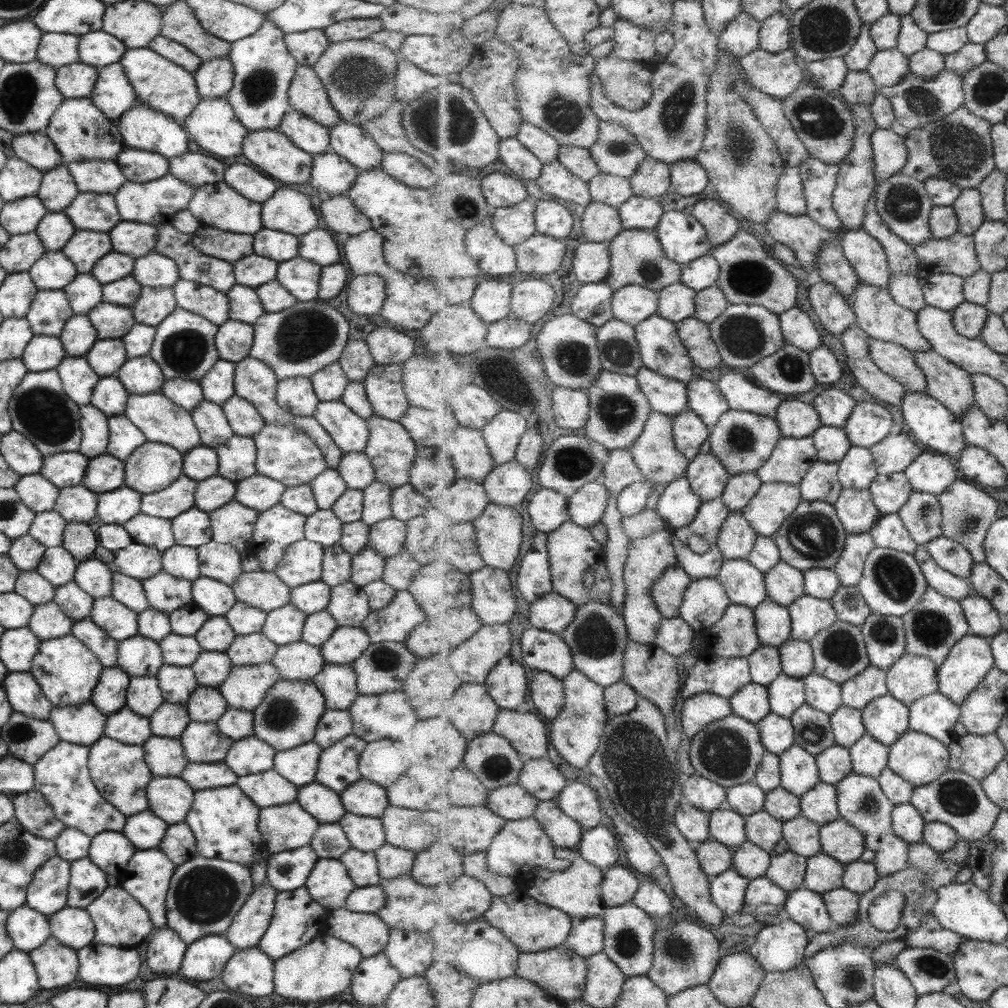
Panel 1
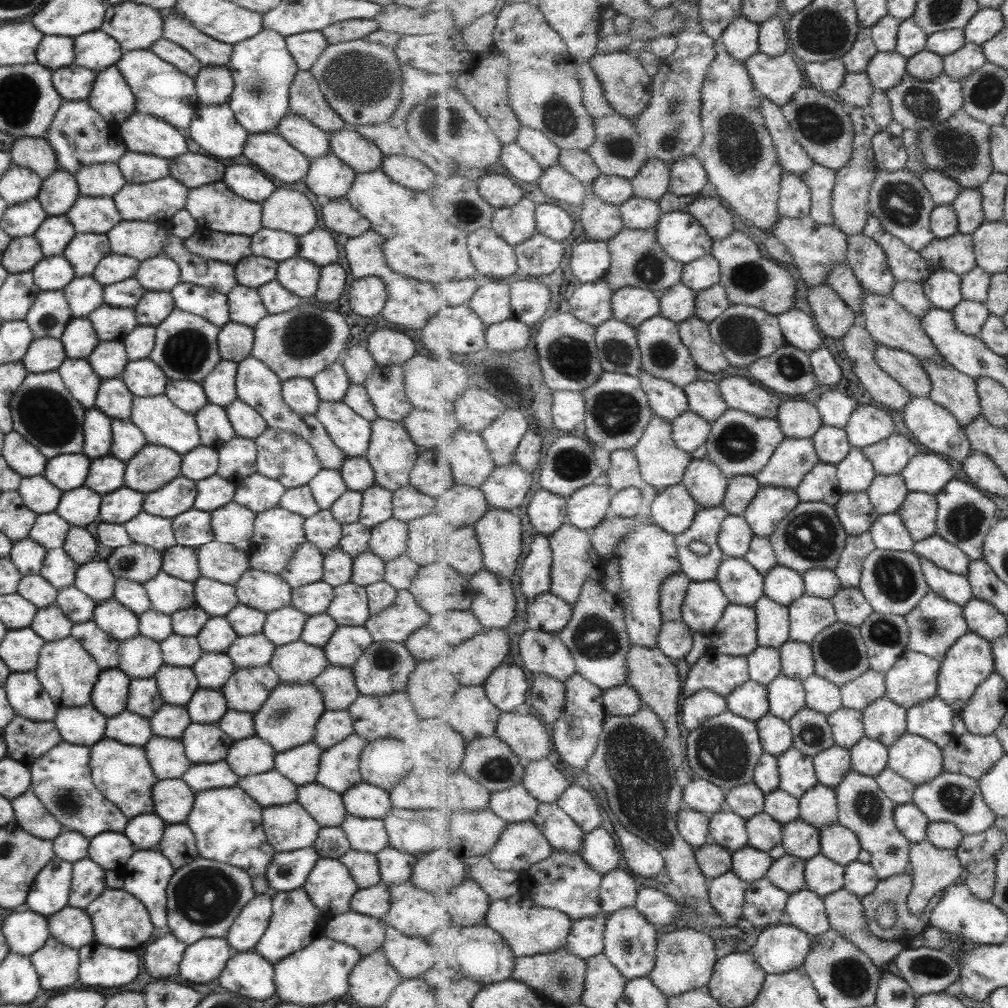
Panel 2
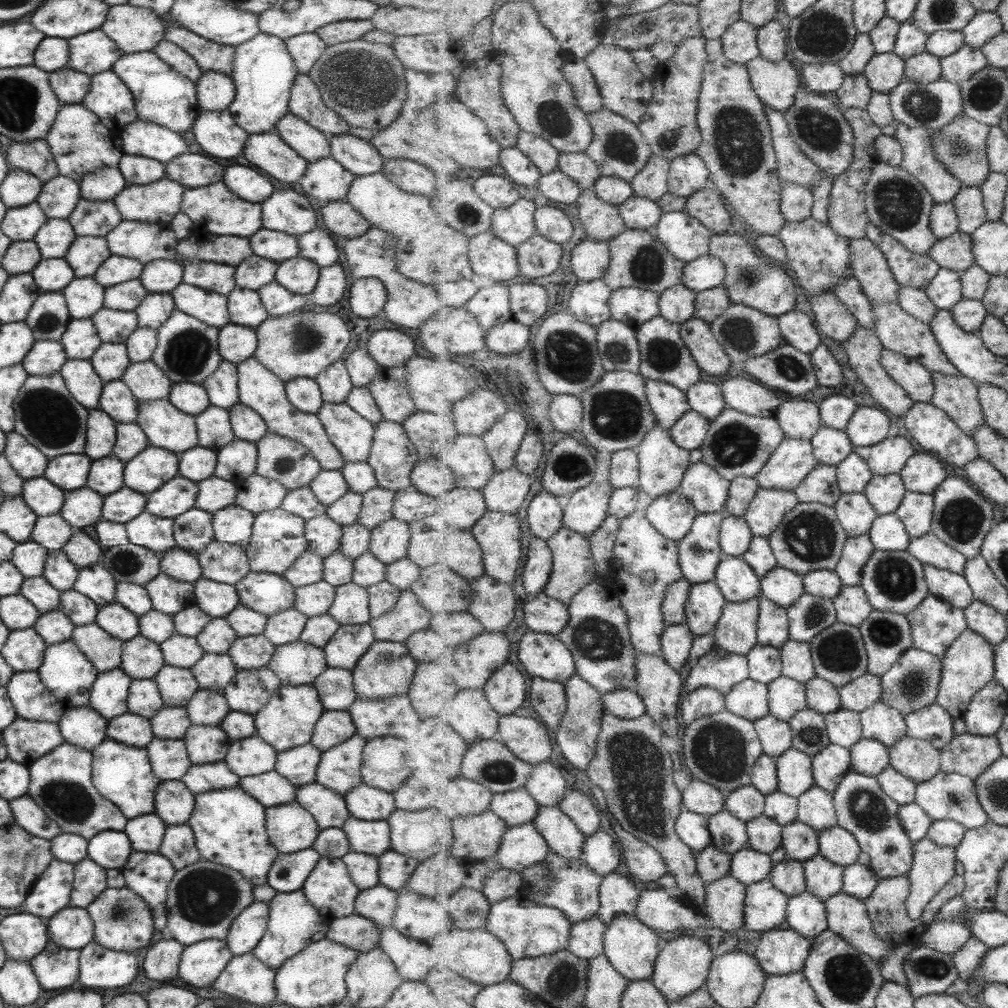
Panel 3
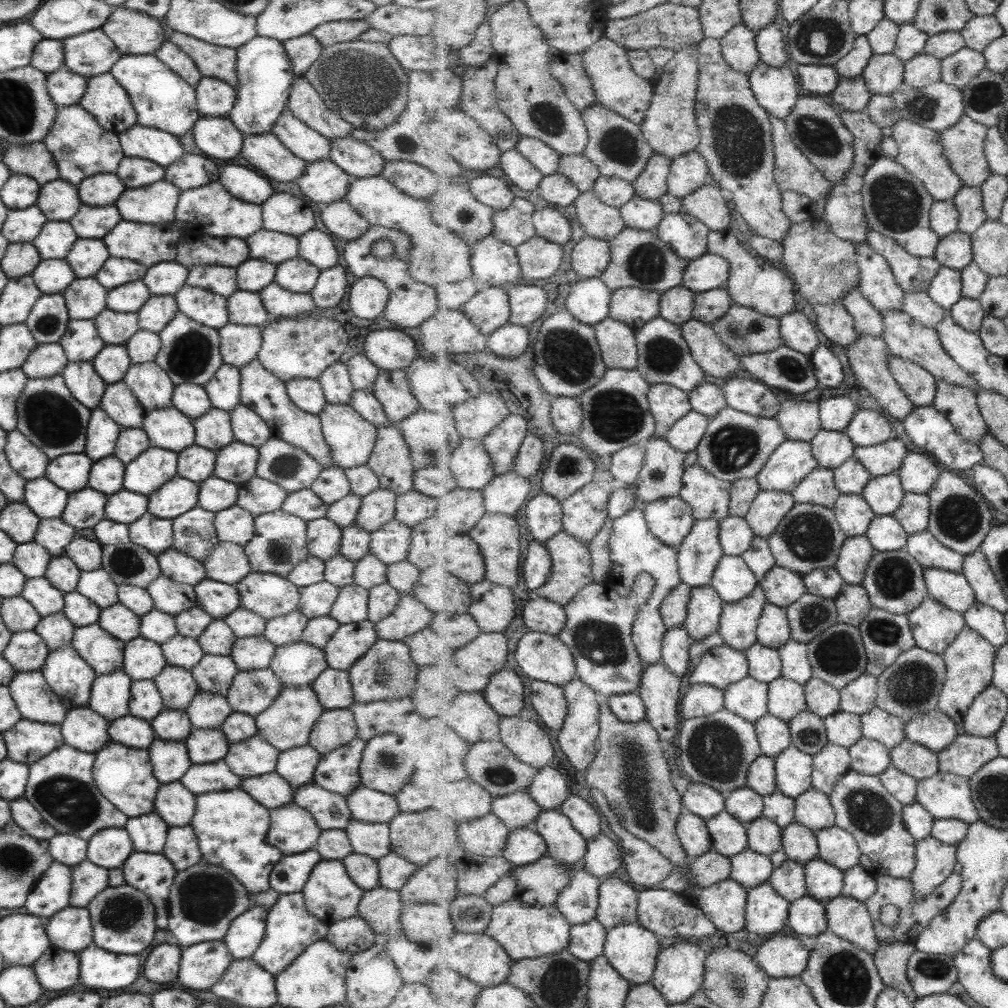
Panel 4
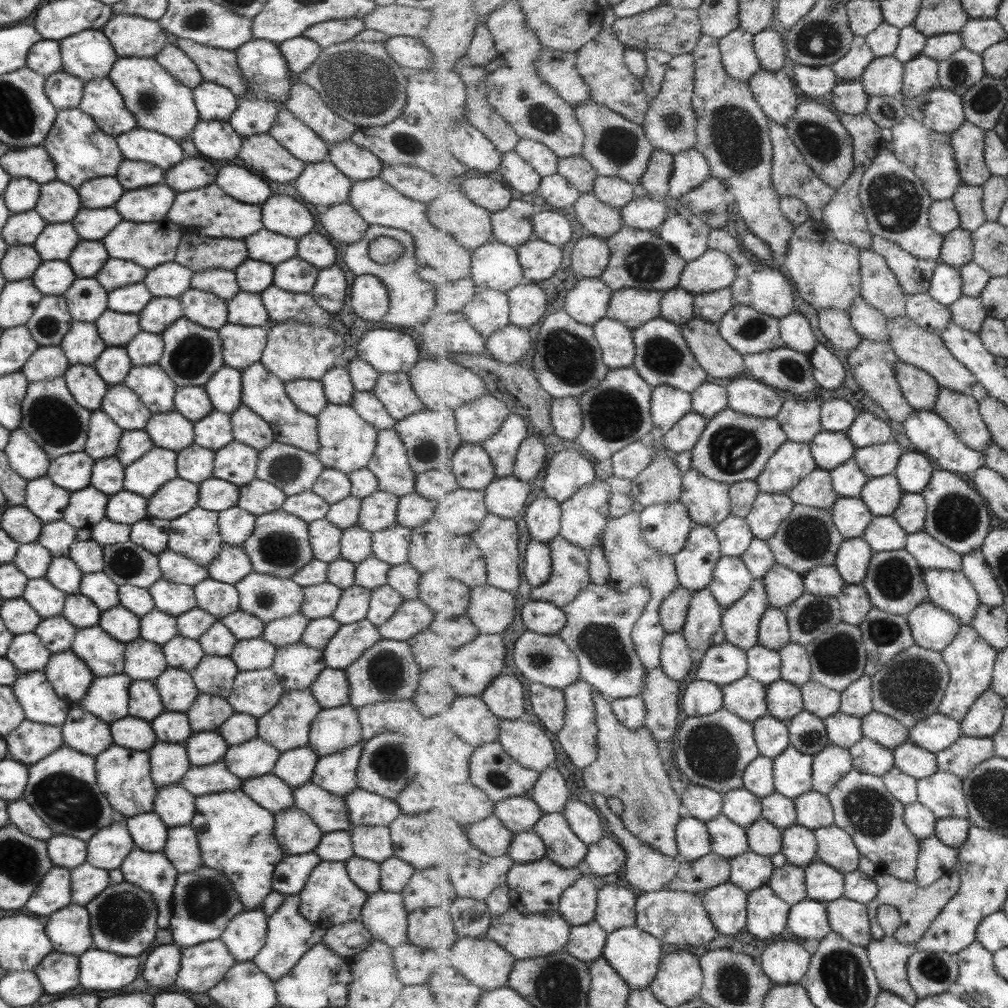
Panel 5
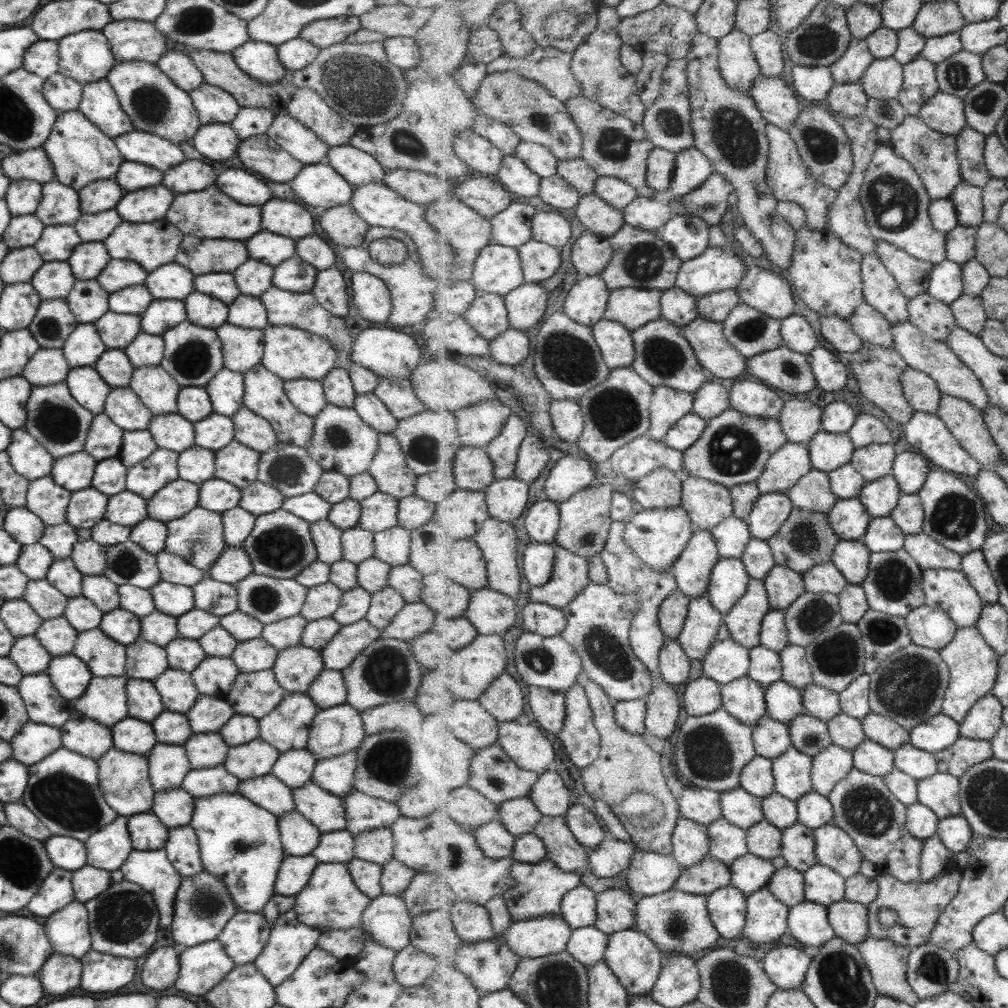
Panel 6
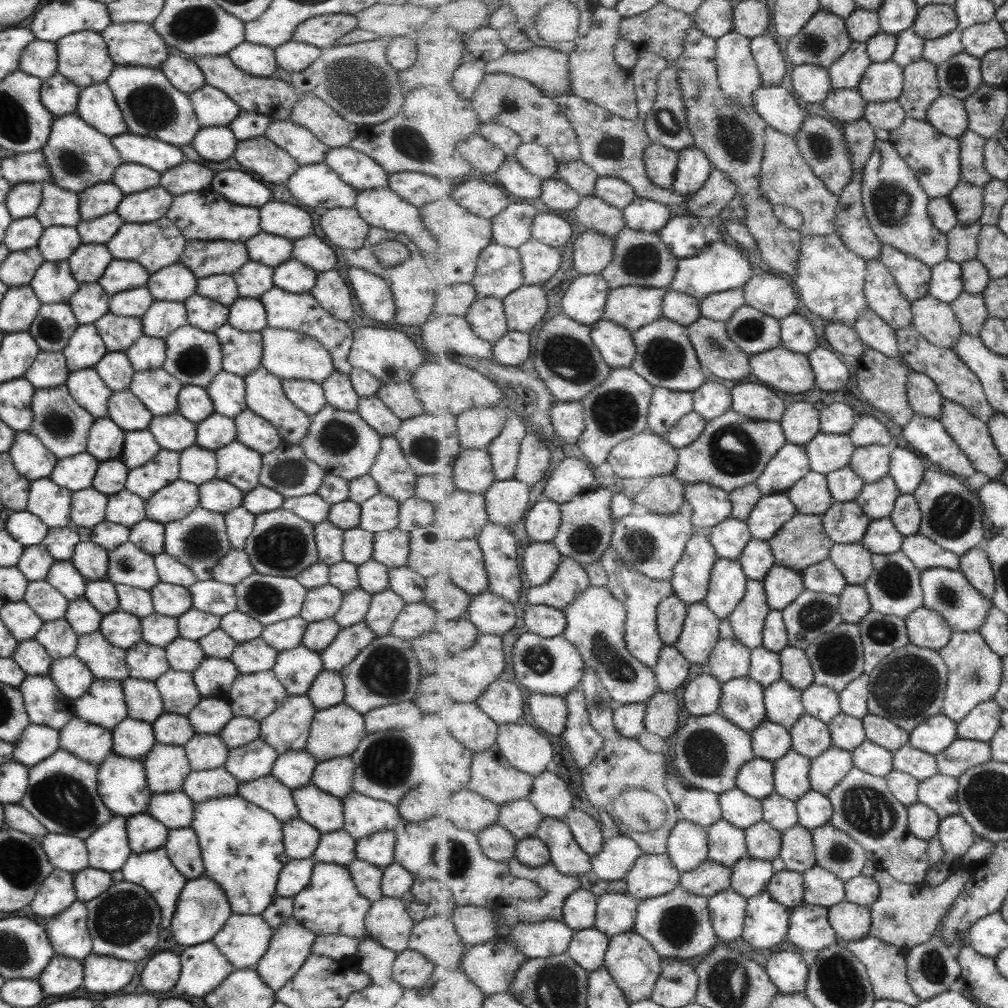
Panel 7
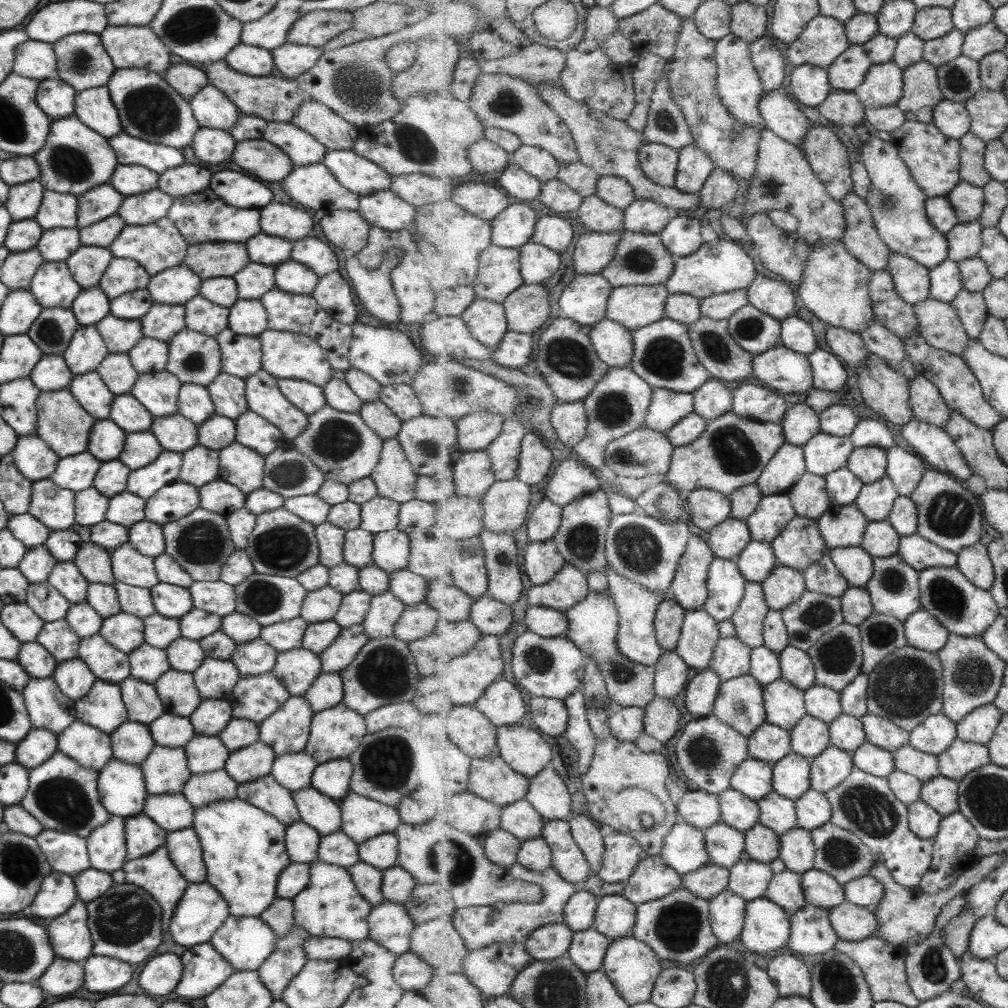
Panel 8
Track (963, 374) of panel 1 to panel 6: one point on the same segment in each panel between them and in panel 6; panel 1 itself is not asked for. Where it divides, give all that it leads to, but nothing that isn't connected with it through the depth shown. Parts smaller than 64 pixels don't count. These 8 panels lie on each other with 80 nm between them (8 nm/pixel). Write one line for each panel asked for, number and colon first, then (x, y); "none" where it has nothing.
2: (958, 392)
3: (958, 395)
4: (959, 403)
5: (962, 411)
6: (966, 421)

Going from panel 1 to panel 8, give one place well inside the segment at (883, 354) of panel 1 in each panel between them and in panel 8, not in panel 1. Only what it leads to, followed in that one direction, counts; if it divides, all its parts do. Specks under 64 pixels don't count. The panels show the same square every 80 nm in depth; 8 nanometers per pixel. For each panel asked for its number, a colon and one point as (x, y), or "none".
2: (905, 367)
3: (917, 380)
4: (920, 384)
5: (920, 388)
6: (922, 391)
7: (924, 395)
8: (928, 404)

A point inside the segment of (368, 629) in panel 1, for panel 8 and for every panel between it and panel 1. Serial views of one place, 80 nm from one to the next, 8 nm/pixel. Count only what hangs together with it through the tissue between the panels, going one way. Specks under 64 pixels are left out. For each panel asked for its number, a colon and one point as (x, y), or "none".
2: (394, 624)
3: (406, 616)
4: (409, 616)
5: (412, 616)
6: (413, 619)
7: (415, 619)
8: (416, 621)

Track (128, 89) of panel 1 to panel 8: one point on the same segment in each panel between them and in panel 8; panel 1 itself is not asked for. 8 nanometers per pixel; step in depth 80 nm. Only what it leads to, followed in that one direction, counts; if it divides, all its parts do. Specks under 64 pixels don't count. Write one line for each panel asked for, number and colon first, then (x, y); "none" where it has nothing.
2: (110, 97)
3: (108, 99)
4: (105, 100)
5: (100, 100)
6: (98, 104)
7: (95, 105)
8: (92, 107)

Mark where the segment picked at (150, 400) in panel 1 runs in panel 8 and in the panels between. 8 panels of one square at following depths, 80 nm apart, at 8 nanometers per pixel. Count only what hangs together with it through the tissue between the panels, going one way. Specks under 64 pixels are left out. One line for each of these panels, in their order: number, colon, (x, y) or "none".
2: (162, 423)
3: (165, 427)
4: (166, 428)
5: (169, 430)
6: (171, 432)
7: (172, 432)
8: (173, 433)

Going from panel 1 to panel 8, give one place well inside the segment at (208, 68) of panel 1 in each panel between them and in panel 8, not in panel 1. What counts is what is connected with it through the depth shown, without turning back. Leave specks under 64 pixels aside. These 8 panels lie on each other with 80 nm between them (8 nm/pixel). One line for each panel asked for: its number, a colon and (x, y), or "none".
2: (213, 84)
3: (214, 91)
4: (213, 97)
5: (212, 102)
6: (213, 105)
7: (212, 107)
8: (211, 109)

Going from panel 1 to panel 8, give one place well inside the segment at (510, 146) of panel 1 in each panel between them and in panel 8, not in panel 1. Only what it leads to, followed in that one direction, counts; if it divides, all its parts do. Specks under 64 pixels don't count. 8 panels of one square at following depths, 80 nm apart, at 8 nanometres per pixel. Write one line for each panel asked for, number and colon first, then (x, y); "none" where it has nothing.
2: (518, 162)
3: (519, 167)
4: (518, 169)
5: (517, 173)
6: (515, 175)
7: (513, 176)
8: (523, 185)

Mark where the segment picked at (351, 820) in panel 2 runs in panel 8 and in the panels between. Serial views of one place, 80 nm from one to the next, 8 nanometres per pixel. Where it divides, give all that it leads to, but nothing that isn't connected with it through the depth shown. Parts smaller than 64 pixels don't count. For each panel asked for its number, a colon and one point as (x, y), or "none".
3: (370, 837)
4: (372, 840)
5: (373, 843)
6: (375, 846)
7: (377, 849)
8: (380, 852)

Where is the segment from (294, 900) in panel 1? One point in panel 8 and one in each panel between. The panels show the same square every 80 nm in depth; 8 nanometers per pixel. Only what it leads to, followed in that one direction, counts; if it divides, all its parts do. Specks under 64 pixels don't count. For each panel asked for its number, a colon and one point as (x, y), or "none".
2: (294, 923)
3: (292, 924)
4: (289, 929)
5: (289, 936)
6: (289, 942)
7: (290, 945)
8: (287, 959)

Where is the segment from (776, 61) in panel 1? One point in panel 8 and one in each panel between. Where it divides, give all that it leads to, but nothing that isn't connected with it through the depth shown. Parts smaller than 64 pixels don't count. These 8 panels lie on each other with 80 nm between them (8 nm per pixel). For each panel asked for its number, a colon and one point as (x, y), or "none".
2: (778, 78)
3: (777, 83)
4: (777, 89)
5: (775, 91)
6: (779, 104)
7: (779, 108)
8: (781, 115)

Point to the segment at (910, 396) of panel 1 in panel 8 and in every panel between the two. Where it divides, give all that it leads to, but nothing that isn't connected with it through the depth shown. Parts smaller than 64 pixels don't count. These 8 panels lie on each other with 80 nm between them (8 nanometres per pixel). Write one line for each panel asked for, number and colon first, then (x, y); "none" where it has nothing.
2: (934, 427)
3: (935, 431)
4: (929, 429)
5: (932, 435)
6: (929, 435)
7: (928, 437)
8: (934, 445)

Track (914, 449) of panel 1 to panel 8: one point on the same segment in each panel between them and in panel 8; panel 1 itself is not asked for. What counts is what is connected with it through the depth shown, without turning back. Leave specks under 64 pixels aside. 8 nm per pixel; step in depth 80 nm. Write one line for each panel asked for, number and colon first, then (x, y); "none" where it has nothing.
2: (890, 457)
3: (889, 457)
4: (882, 459)
5: (879, 460)
6: (874, 462)
7: (872, 463)
8: (869, 463)

